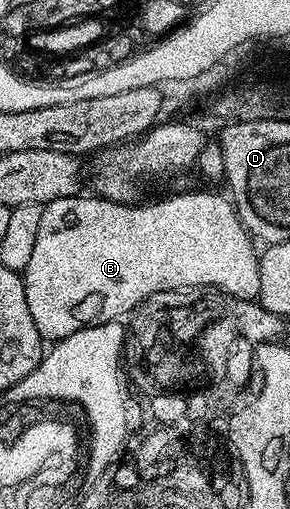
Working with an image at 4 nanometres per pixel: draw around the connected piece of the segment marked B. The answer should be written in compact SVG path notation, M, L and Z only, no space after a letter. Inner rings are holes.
M225 193L222 194L178 194L175 198L166 198L163 202L152 203L151 206L109 202L106 198L97 196L62 198L43 205L40 216L40 232L36 236L32 257L28 259L28 268L24 272L28 312L32 312L32 320L36 320L36 328L41 332L43 339L67 338L89 326L99 326L105 322L125 319L125 314L130 309L131 313L135 308L143 305L148 296L165 290L183 290L186 286L195 288L213 286L214 289L223 290L225 294L230 294L239 300L257 299L260 292L260 268L258 267L260 254L257 249L254 251L255 243L247 234L246 229L242 227L242 221L238 219L238 214L234 210L233 201Z

